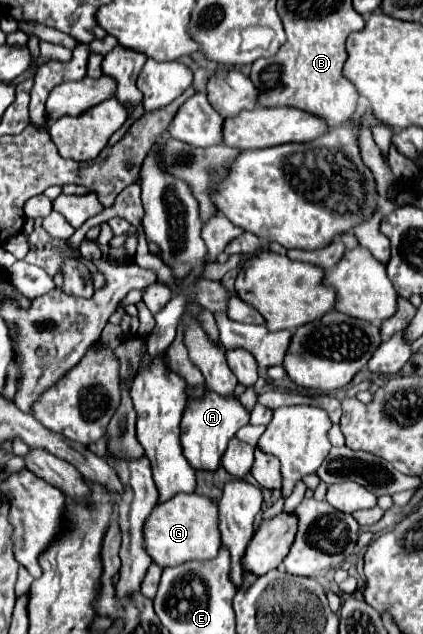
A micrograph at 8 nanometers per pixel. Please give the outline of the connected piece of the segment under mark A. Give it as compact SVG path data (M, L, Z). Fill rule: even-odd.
M204 391L200 399L188 397L186 409L182 415L182 447L184 457L194 469L216 471L220 459L228 447L228 441L236 435L240 427L244 427L250 419L248 409L238 401L236 395L216 395L214 391Z

